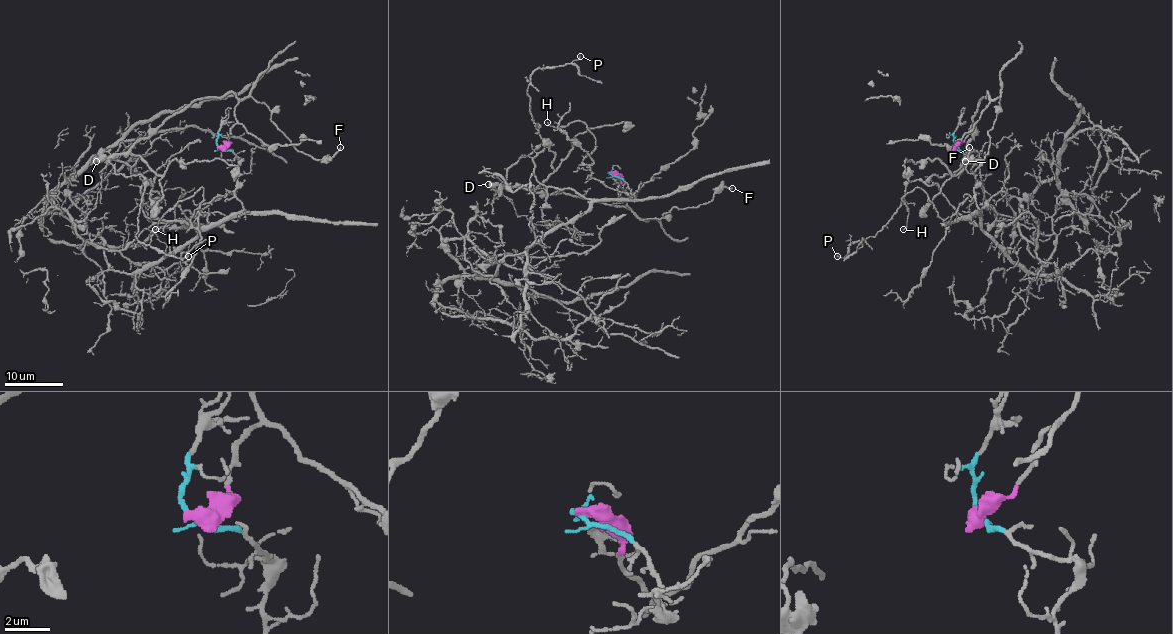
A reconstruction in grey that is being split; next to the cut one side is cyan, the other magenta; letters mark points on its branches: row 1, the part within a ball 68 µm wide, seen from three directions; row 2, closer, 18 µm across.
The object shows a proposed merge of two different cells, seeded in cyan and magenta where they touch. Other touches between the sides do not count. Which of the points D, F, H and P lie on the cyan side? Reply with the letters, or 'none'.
H, P

